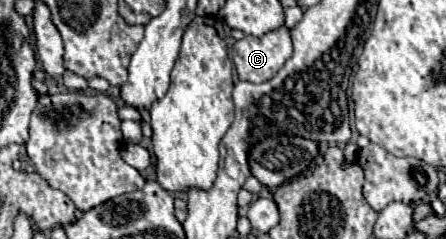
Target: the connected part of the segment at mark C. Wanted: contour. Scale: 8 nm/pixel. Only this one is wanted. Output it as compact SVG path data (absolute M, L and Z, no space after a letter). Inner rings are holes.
M282 26L260 38L244 36L234 44L232 50L240 80L266 82L292 56L292 40L288 28Z

